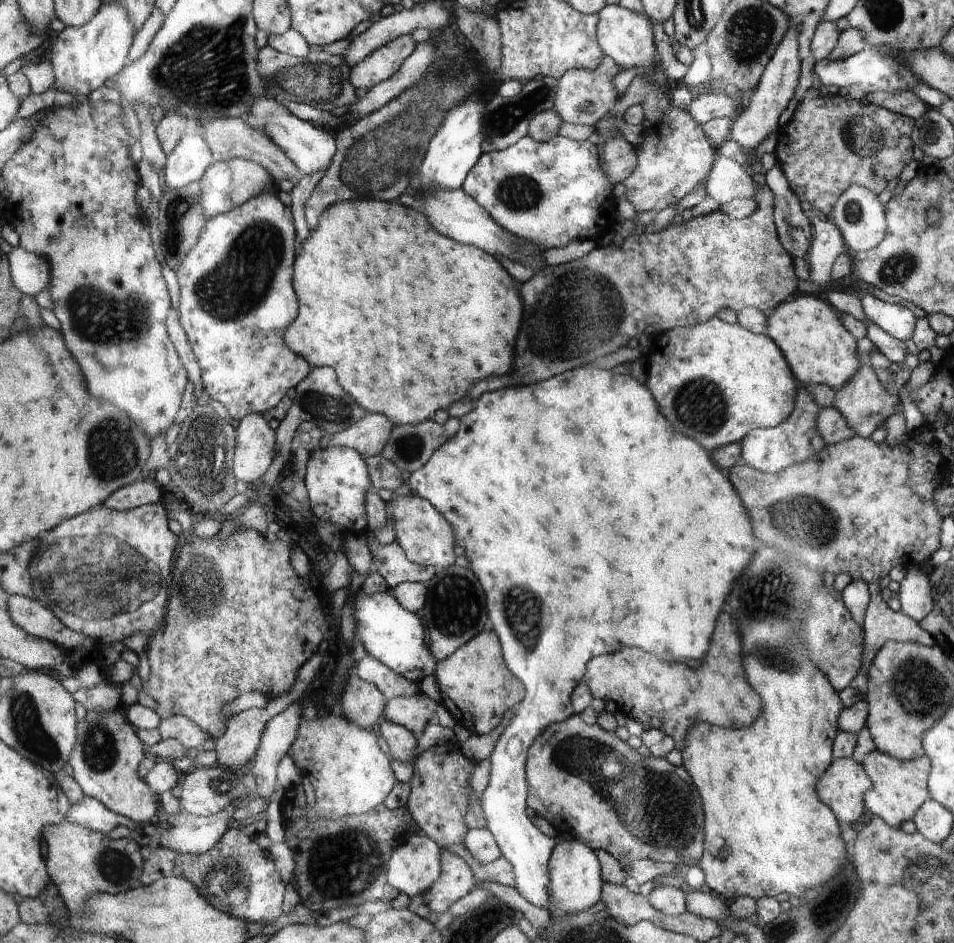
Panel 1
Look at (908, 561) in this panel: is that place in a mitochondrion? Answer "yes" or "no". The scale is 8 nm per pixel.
no

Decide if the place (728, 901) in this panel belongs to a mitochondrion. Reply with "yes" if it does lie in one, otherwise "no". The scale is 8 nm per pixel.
no

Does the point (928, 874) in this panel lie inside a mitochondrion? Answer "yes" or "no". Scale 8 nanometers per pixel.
yes

